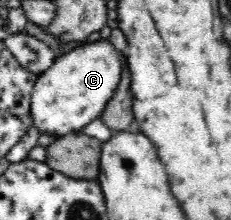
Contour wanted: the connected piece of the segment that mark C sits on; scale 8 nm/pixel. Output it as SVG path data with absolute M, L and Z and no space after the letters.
M106 39L80 43L66 53L60 53L54 62L38 74L31 95L33 126L41 134L56 137L80 132L86 124L98 118L116 94L123 73L122 53Z

